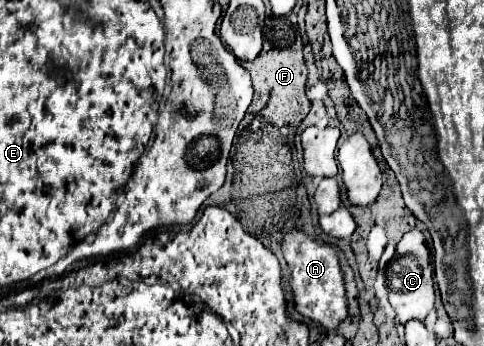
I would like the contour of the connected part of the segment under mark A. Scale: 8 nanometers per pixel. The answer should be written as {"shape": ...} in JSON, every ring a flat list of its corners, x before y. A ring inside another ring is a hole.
{"shape":[[293,231,285,237,283,255,291,269,291,289,297,311,327,329,337,329,339,321,347,317,347,301,343,287,343,273,339,269,337,249,331,245,319,245,303,231]]}

